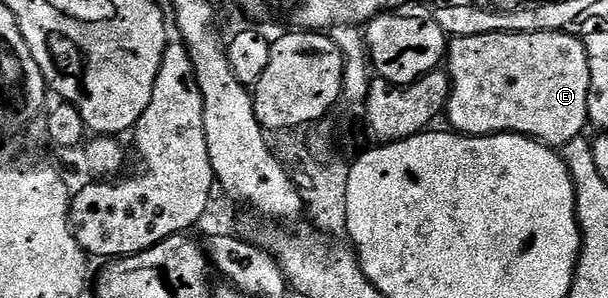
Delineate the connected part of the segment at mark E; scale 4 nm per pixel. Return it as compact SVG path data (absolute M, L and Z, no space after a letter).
M531 30L529 32L499 32L497 34L477 34L476 36L455 37L448 46L448 73L452 83L450 103L444 114L455 131L467 136L481 136L484 134L523 134L525 138L532 138L543 142L551 148L565 148L573 138L583 137L590 117L588 116L588 92L590 91L590 69L588 68L588 52L585 41L577 34L561 34L558 30Z

